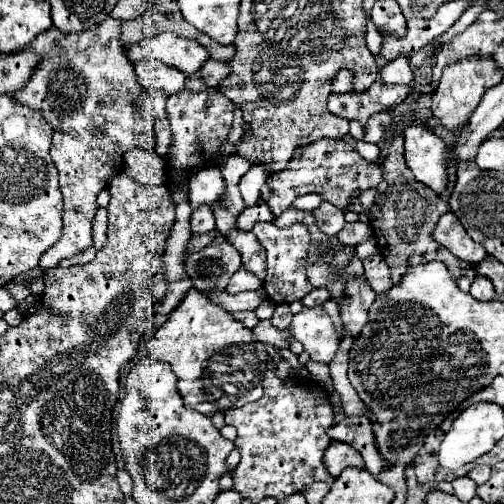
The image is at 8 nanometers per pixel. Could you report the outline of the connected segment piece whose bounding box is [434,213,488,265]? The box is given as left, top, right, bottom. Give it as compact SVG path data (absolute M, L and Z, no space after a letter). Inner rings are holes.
M444 213L440 217L436 231L434 231L434 239L440 245L444 245L448 251L452 251L458 259L468 261L472 265L476 265L478 261L484 261L484 257L488 255L482 249L482 245L476 245L474 241L470 241L470 235L462 229L454 213Z

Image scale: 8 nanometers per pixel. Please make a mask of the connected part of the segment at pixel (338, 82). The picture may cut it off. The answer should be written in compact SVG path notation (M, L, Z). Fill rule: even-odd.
M342 69L332 79L332 93L348 93L353 91L354 76L352 71Z

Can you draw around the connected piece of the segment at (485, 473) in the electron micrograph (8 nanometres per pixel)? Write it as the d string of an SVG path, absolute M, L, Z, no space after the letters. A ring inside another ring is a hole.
M478 465L478 467L474 467L474 469L468 473L468 477L470 477L476 485L484 485L486 479L490 479L490 465Z

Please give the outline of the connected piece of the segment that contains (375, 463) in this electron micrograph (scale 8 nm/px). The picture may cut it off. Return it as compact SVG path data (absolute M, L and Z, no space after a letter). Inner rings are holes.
M366 415L358 417L344 417L338 421L334 427L328 429L328 437L334 441L342 441L352 445L360 455L364 457L366 469L378 477L390 463L378 453L376 441L374 441L374 431L372 431L372 421Z

